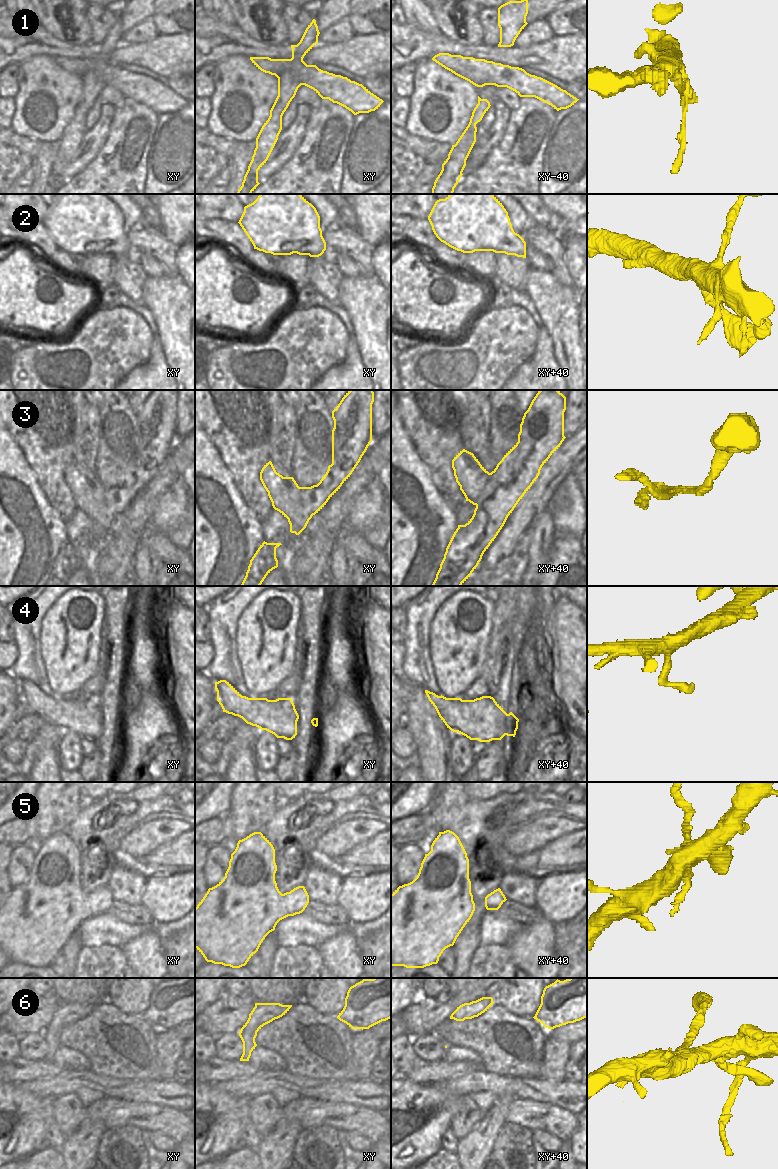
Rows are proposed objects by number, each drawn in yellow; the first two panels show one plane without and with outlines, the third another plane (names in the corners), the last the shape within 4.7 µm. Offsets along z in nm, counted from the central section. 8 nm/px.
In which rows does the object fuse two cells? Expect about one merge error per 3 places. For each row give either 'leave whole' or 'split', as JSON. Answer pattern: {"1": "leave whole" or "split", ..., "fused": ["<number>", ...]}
{"1": "leave whole", "2": "leave whole", "3": "split", "4": "leave whole", "5": "leave whole", "6": "split", "fused": ["3", "6"]}

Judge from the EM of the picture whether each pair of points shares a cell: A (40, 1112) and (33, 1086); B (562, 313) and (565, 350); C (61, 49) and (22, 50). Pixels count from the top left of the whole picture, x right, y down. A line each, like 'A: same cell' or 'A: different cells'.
A: different cells
B: same cell
C: same cell

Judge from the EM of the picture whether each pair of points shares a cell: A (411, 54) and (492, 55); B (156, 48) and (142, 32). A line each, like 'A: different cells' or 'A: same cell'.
A: same cell
B: different cells

